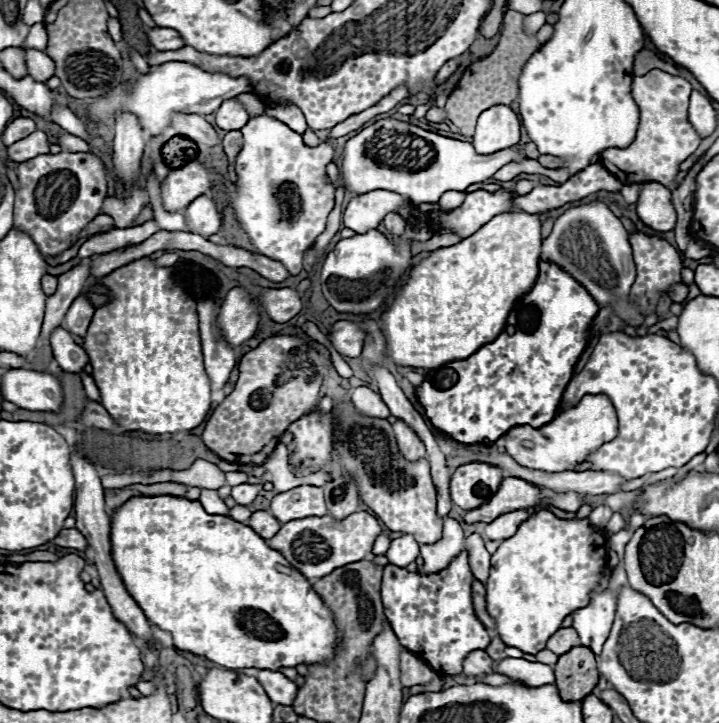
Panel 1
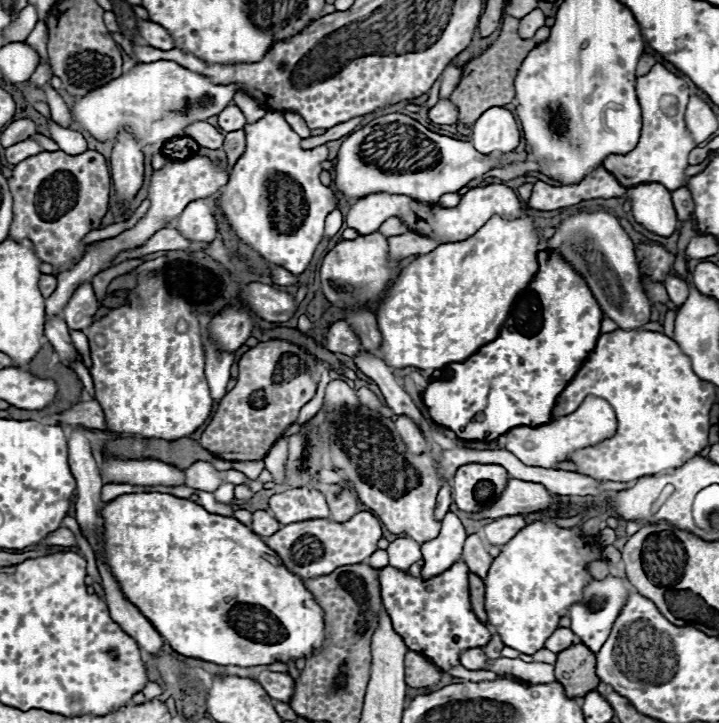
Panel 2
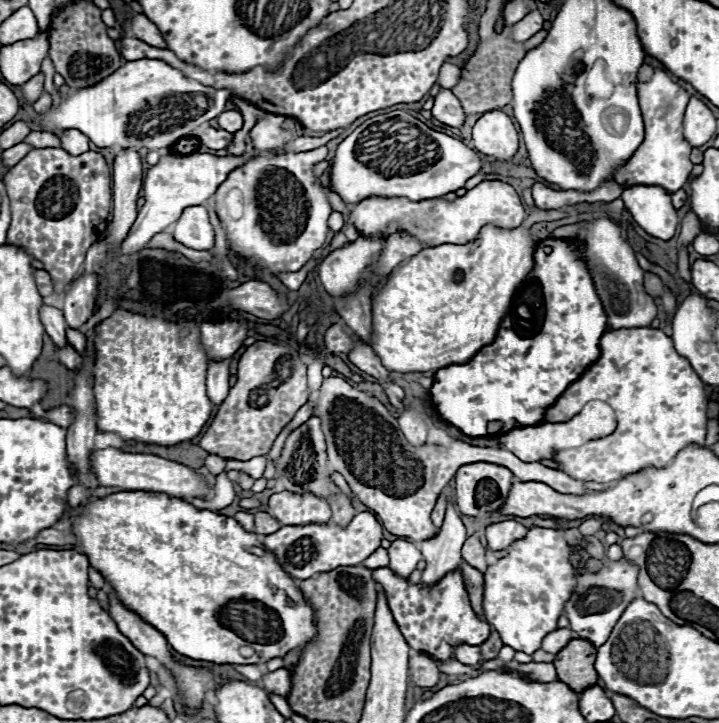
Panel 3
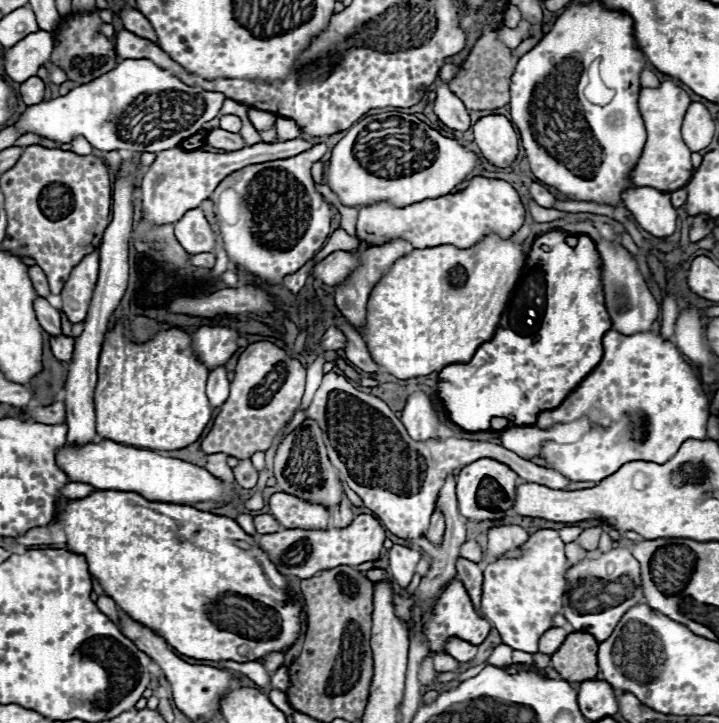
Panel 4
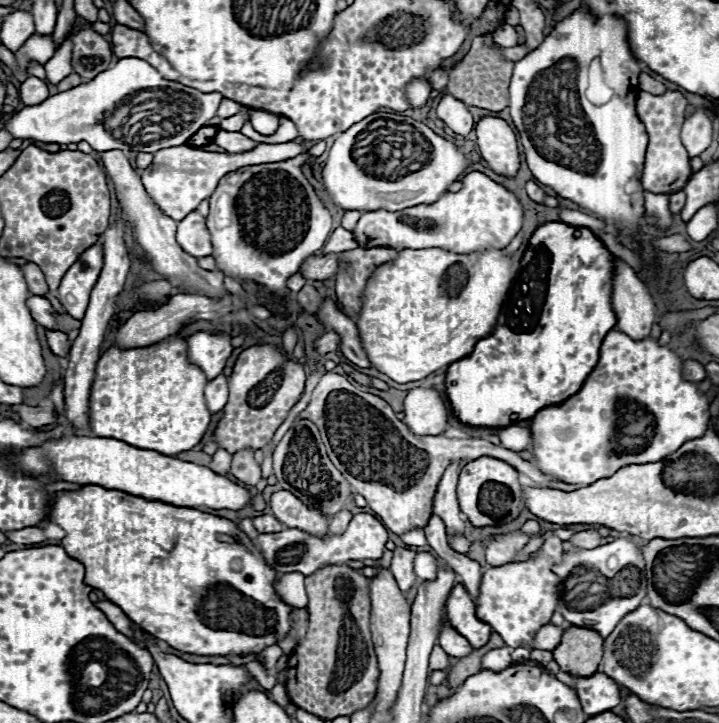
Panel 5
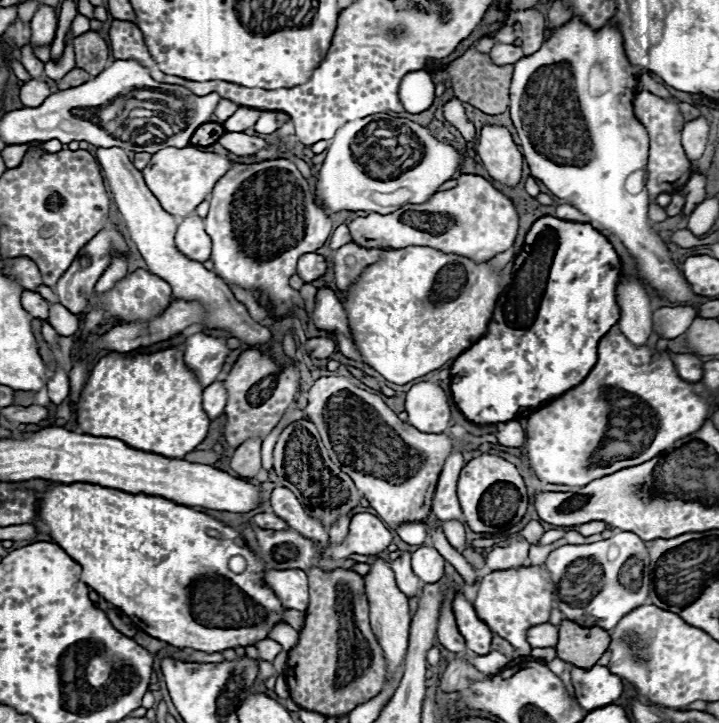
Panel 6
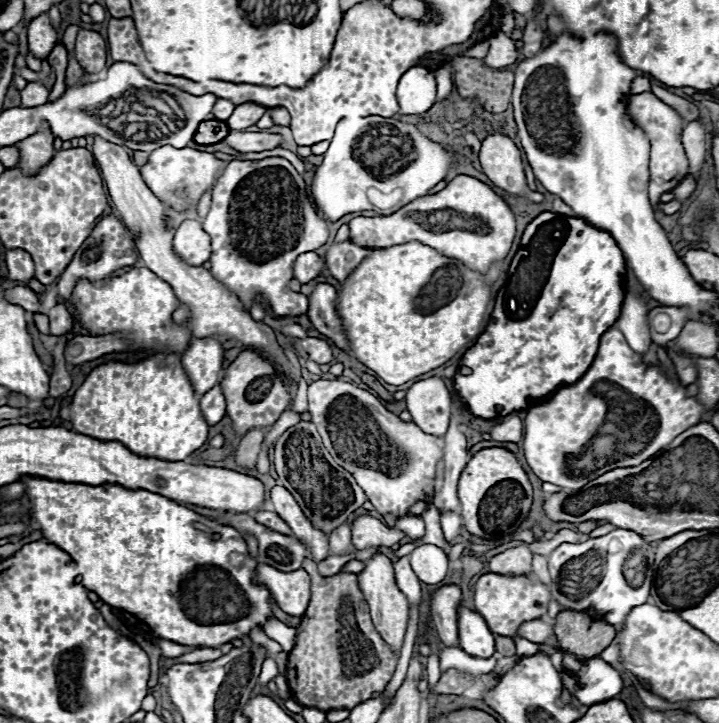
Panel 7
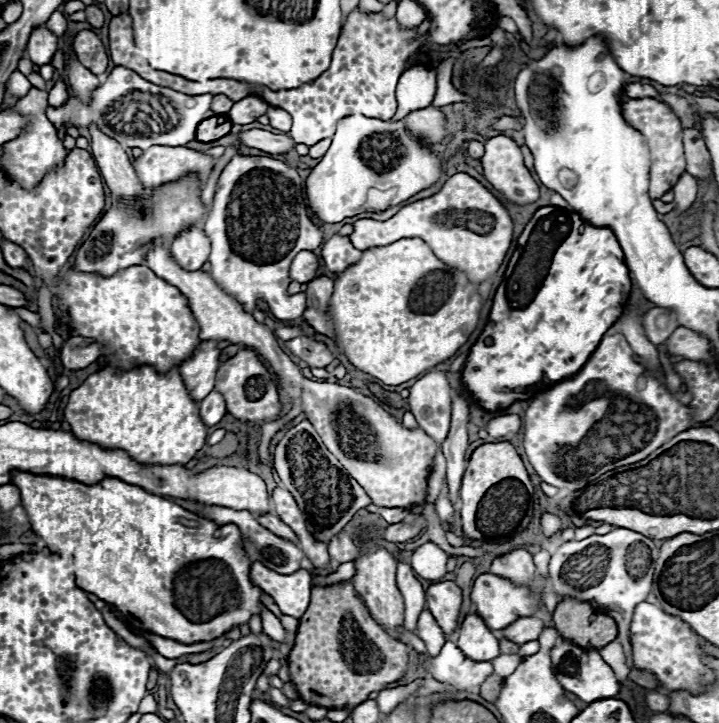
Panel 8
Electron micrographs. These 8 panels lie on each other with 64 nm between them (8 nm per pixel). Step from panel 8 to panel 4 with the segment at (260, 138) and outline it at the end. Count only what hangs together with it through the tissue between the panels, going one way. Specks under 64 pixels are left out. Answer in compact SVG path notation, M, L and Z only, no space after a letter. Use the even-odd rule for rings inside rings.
M214 128L208 132L208 138L206 138L208 146L214 146L214 148L222 148L222 150L240 150L244 148L244 140L240 134L232 134L232 132L226 132L226 130L220 130L220 128Z

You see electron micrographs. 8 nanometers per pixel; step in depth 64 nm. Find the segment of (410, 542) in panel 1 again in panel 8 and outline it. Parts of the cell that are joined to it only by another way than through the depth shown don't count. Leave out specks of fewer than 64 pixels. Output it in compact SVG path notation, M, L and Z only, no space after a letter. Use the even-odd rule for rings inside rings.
M398 562L396 582L398 582L398 588L400 588L400 592L404 596L404 604L406 604L404 628L406 630L414 630L416 628L416 620L418 620L424 604L426 604L424 588L422 588L420 580L416 578L412 566L406 564L406 562Z

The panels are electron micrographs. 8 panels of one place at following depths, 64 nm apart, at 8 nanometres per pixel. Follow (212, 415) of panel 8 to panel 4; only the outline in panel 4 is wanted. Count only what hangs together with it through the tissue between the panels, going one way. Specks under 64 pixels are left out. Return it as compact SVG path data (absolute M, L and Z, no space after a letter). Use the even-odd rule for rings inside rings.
M220 366L220 368L214 368L210 370L208 374L208 384L206 384L206 394L210 398L210 404L214 408L222 406L228 398L228 376L226 376L226 368Z

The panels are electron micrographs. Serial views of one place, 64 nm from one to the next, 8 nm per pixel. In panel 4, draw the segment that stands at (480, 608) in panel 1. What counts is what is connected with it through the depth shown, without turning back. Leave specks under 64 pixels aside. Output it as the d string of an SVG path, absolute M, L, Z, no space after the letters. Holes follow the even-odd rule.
M460 558L460 562L456 562L456 570L458 570L458 578L464 582L474 610L480 610L480 596L482 596L482 568L466 558Z

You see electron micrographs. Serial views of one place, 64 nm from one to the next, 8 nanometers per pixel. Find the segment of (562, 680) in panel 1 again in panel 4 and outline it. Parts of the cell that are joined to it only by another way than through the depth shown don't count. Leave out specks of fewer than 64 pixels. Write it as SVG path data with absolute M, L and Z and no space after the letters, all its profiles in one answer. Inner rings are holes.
M568 634L564 646L552 654L552 666L558 670L562 680L580 684L584 680L594 680L598 674L596 666L598 642L592 634Z

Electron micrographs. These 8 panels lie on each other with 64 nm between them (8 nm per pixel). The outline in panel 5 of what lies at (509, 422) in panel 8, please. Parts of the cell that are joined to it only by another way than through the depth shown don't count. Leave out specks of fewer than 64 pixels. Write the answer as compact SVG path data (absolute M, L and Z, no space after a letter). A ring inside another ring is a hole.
M504 426L500 428L500 442L504 448L514 450L514 452L524 452L524 450L532 450L534 446L534 434L530 428L522 428L522 426Z

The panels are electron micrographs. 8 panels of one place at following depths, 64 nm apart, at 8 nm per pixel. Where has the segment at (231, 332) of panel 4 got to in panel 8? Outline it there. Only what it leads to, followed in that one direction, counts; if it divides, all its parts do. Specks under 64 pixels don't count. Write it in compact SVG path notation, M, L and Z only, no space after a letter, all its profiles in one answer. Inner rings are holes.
M214 340L200 342L194 354L180 364L180 374L186 382L190 396L196 402L200 402L212 392L218 366L220 366L220 348L218 342Z

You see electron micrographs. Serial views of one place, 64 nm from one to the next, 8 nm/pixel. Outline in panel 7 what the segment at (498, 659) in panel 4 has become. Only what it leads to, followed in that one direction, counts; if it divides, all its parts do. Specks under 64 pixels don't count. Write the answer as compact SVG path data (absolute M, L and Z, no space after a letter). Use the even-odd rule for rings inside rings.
M446 646L442 650L442 664L440 664L440 670L446 672L448 668L456 668L456 670L462 670L462 672L468 672L468 674L490 674L496 670L496 662L498 662L498 654L490 656L490 658L474 658L470 654L466 654L464 650L460 648L450 648Z

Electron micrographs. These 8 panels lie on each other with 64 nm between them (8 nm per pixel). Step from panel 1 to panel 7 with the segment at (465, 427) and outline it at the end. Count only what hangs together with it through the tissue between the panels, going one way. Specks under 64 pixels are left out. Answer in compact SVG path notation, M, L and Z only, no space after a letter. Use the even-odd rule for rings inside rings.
M542 212L540 216L536 216L524 230L522 234L522 244L520 250L516 252L512 264L510 264L510 276L508 282L504 284L504 288L500 288L498 296L496 296L496 306L492 312L492 318L484 330L484 334L476 340L476 344L472 348L466 350L466 354L462 356L460 364L458 364L458 372L454 376L454 388L460 396L460 402L464 404L464 408L476 416L476 418L484 418L484 420L496 420L496 418L506 418L512 412L524 410L534 406L540 398L560 390L562 386L570 386L574 382L578 382L586 370L590 368L590 364L596 358L596 350L598 350L598 342L600 336L620 318L620 308L622 308L622 300L624 300L624 288L626 288L626 266L624 266L624 258L620 248L616 246L614 238L604 232L598 230L594 226L590 226L588 222L584 222L582 218L572 218L572 216L562 216L562 214L554 214L554 212Z

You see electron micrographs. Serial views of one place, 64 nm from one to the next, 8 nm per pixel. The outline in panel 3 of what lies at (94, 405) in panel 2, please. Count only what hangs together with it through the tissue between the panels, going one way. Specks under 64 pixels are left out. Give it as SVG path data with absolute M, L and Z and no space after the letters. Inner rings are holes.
M60 406L60 408L54 408L50 412L46 412L46 420L56 424L56 426L62 426L62 428L68 428L72 422L74 422L74 410L70 406Z

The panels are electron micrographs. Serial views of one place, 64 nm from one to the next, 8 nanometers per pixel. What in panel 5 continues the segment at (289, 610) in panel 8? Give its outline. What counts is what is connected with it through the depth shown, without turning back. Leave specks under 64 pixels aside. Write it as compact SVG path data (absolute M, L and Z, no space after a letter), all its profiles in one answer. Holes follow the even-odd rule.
M300 572L282 574L280 582L276 582L276 590L282 600L292 608L306 608L306 590L304 590L304 576Z

